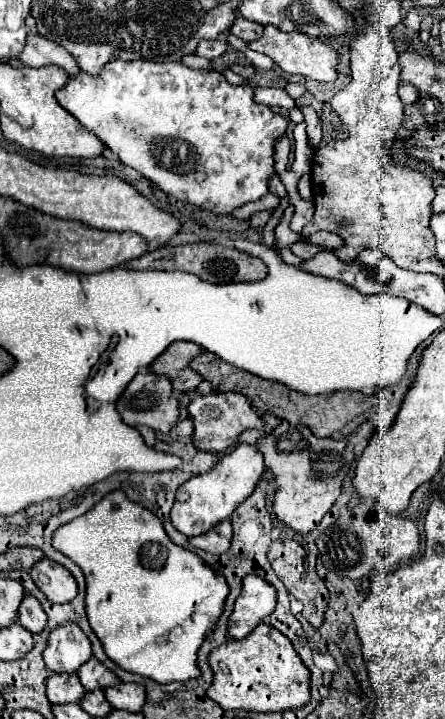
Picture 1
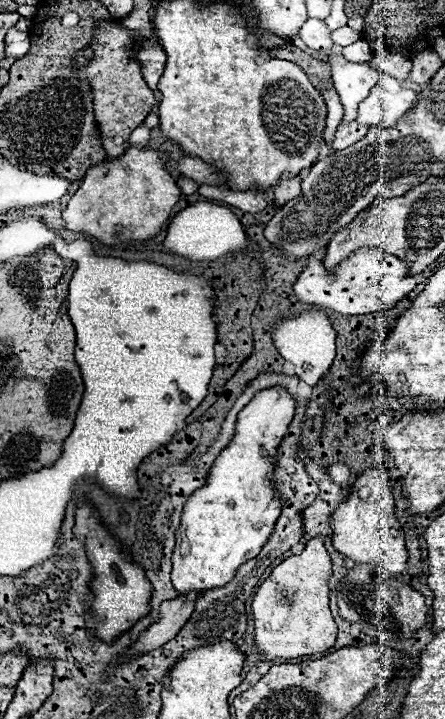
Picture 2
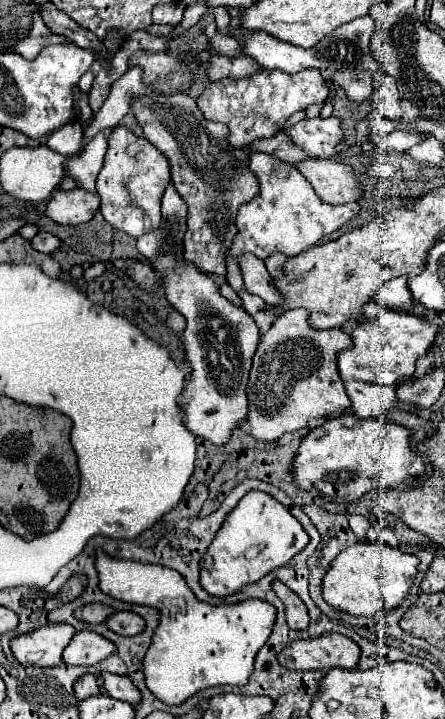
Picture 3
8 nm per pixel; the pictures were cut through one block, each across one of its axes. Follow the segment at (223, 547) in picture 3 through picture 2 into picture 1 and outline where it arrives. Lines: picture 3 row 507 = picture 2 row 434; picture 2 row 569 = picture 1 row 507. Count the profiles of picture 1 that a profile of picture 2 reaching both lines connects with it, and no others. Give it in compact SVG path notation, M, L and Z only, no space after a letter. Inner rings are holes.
M240 444L234 452L226 454L212 470L204 474L192 476L188 482L184 482L176 492L176 502L172 506L170 520L174 528L184 534L186 538L206 534L214 530L216 524L230 518L232 512L256 490L260 478L264 472L262 454L248 444Z

